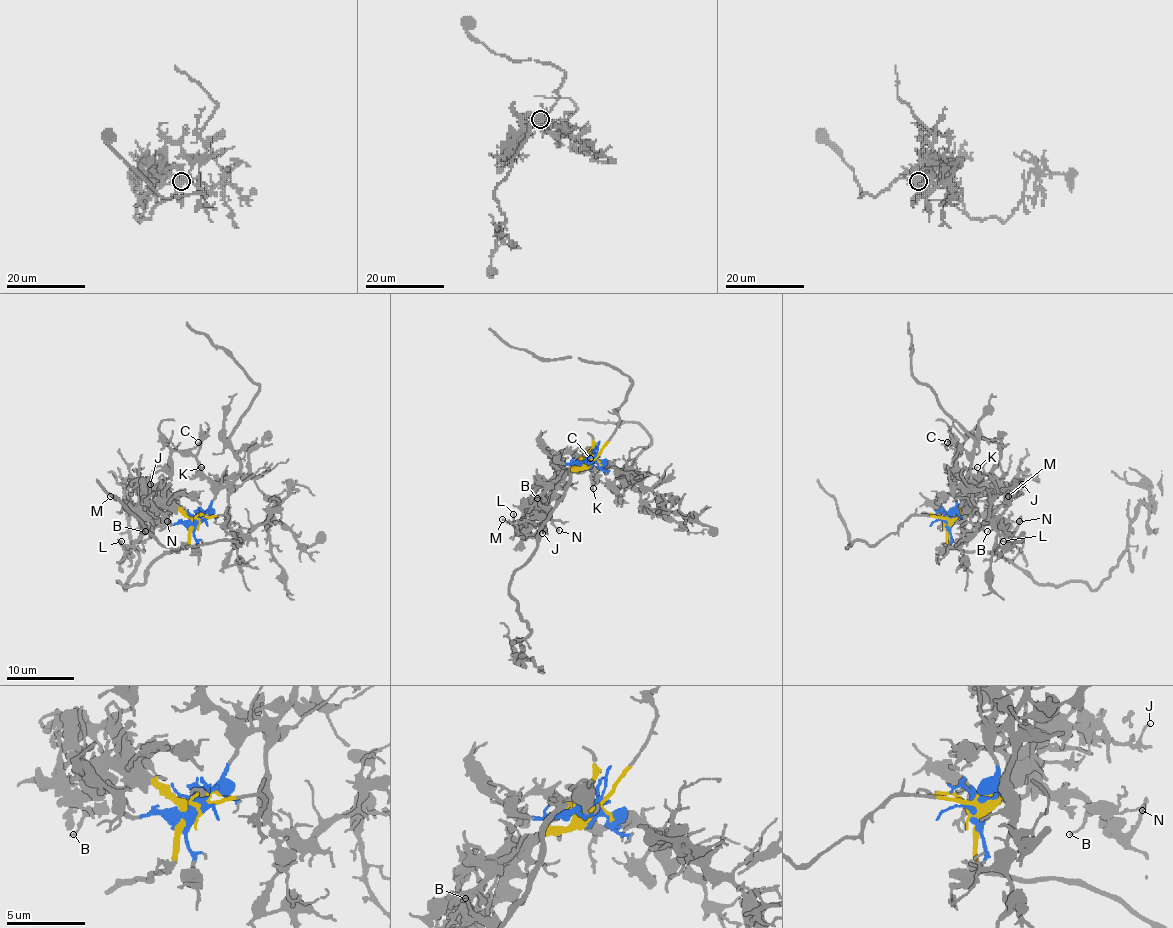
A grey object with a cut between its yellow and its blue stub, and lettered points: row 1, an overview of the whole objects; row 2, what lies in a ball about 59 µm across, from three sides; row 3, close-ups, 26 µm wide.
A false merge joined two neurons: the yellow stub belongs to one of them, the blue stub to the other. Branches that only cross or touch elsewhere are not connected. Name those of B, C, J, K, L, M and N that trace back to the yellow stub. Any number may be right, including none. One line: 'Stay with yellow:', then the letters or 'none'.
Stay with yellow: B, J, L, M, N

